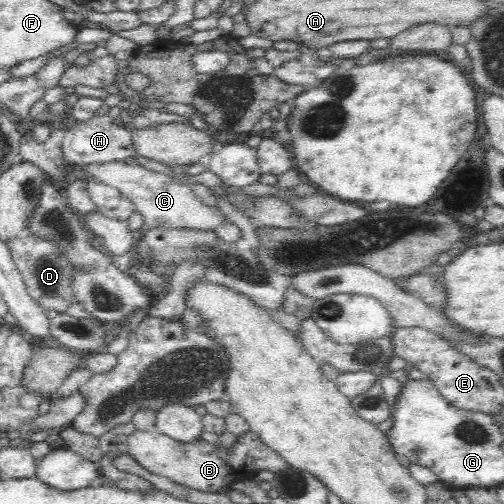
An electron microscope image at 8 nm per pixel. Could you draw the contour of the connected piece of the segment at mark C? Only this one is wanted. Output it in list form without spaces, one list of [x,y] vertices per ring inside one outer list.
[[[125,161],[100,162],[98,164],[83,165],[80,168],[84,180],[90,179],[114,187],[124,194],[144,217],[144,229],[154,226],[171,226],[172,228],[208,228],[218,227],[225,219],[218,207],[210,209],[200,204],[192,192],[192,186],[184,185],[166,174],[151,171],[136,162],[127,164]]]

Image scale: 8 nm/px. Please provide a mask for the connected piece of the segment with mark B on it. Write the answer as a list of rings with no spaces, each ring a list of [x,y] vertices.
[[[134,432],[126,438],[127,454],[150,474],[156,474],[170,479],[180,486],[193,488],[200,492],[218,493],[232,489],[235,482],[251,480],[259,471],[267,470],[276,473],[287,468],[286,462],[264,444],[254,432],[237,438],[235,446],[231,449],[211,446],[204,440],[197,440],[192,444],[178,443],[164,434],[148,432]]]

